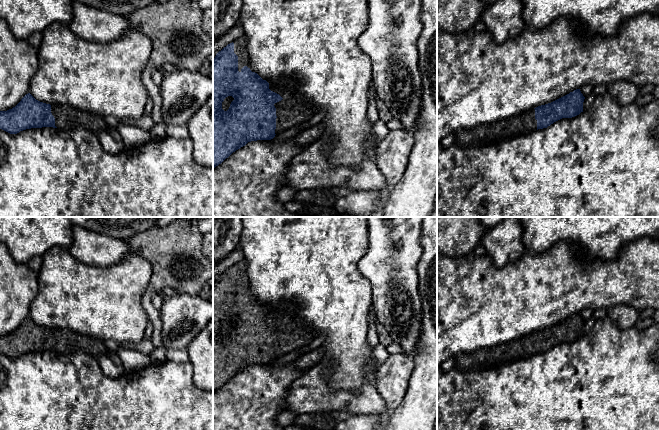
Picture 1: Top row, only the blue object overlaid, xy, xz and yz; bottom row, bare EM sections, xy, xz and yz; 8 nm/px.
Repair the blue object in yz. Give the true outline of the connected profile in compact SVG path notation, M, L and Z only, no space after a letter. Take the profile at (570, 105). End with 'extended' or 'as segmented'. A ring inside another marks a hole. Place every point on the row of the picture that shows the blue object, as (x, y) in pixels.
M576 89L551 103L526 110L512 119L472 129L459 129L455 132L455 144L460 147L497 145L517 136L547 128L562 118L572 118L583 112L584 99L580 89Z; extended

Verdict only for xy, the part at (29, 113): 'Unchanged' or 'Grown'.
Grown

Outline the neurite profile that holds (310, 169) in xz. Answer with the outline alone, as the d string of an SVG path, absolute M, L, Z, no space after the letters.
M316 139L305 149L294 156L289 164L289 169L285 174L286 187L296 191L310 189L325 189L337 187L346 191L374 191L380 195L382 203L385 203L390 196L392 187L387 184L387 181L375 160L365 160L361 167L356 170L351 167L334 167L329 164L325 150L328 149L335 139Z

